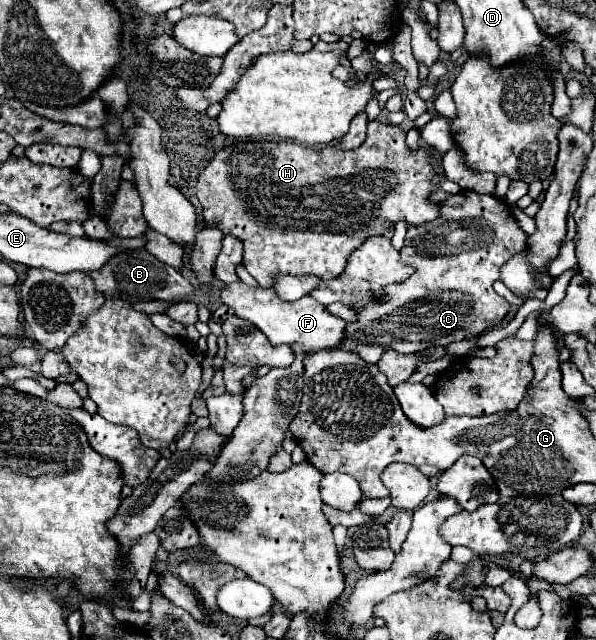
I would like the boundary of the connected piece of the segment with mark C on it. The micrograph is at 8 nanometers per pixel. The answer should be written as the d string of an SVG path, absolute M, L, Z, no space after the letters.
M463 190L461 194L449 194L447 200L439 202L439 216L435 220L421 226L407 226L401 258L415 268L415 274L403 284L389 286L385 298L369 302L361 310L357 310L359 320L355 324L347 324L345 340L339 348L357 352L363 360L375 364L385 350L411 354L431 346L449 346L453 342L477 338L509 314L511 304L493 290L493 282L501 280L501 266L513 254L519 254L525 248L527 234L519 228L511 208L503 200L469 190Z

